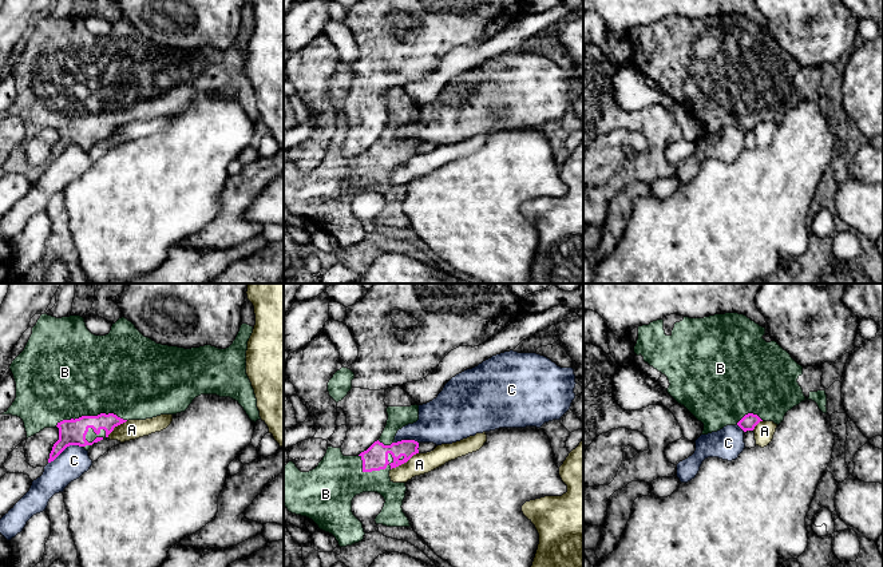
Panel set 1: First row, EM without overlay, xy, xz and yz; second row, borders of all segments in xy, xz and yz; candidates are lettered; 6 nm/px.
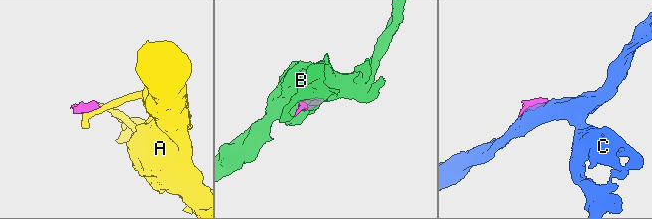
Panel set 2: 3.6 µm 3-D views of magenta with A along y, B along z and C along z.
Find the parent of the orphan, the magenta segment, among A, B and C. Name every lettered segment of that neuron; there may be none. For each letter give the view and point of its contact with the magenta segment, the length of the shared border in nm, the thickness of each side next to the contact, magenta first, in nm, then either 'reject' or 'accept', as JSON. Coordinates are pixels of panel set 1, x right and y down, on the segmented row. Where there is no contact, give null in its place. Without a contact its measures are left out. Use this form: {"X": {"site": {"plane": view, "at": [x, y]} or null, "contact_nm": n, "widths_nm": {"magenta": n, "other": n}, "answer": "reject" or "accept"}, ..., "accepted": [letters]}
{"A": {"site": {"plane": "xz", "at": [404, 462]}, "contact_nm": 200, "widths_nm": {"magenta": 150, "other": 130}, "answer": "reject"}, "B": {"site": {"plane": "xy", "at": [91, 416]}, "contact_nm": 440, "widths_nm": {"magenta": 160, "other": 480}, "answer": "accept"}, "C": {"site": {"plane": "xy", "at": [64, 448]}, "contact_nm": 240, "widths_nm": {"magenta": 160, "other": 180}, "answer": "reject"}, "accepted": ["B"]}

